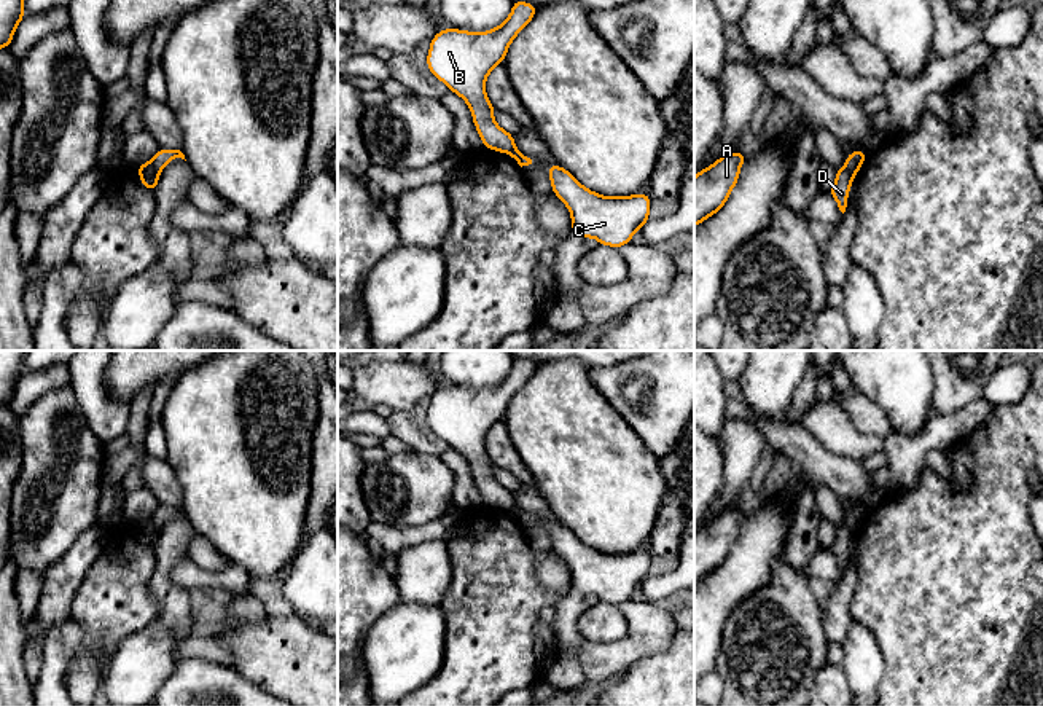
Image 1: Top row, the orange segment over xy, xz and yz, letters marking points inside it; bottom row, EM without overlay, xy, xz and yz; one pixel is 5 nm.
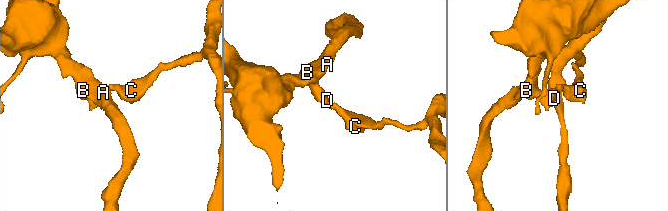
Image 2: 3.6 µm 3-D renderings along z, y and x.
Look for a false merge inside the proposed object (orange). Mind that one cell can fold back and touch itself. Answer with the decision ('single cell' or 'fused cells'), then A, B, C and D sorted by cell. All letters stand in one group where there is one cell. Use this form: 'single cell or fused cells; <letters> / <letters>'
fused cells; A B D / C

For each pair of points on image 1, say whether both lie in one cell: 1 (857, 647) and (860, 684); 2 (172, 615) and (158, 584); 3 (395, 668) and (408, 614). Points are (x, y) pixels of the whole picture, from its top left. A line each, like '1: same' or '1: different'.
1: same
2: same
3: same

